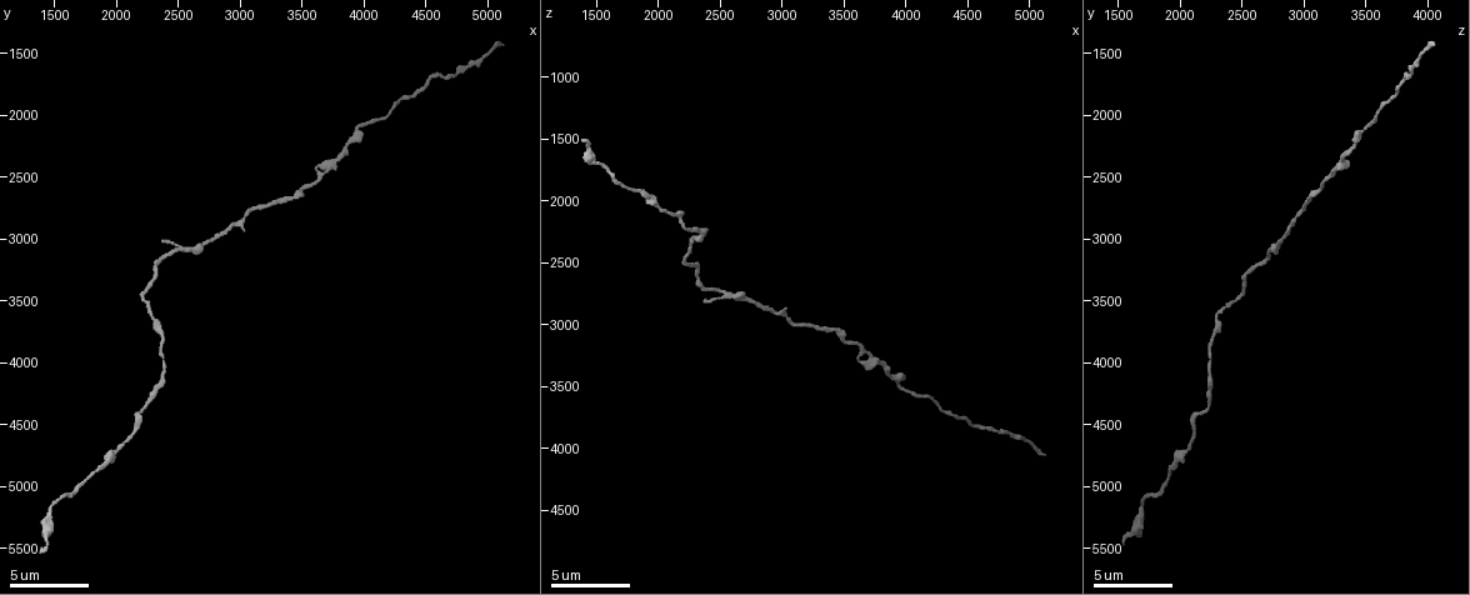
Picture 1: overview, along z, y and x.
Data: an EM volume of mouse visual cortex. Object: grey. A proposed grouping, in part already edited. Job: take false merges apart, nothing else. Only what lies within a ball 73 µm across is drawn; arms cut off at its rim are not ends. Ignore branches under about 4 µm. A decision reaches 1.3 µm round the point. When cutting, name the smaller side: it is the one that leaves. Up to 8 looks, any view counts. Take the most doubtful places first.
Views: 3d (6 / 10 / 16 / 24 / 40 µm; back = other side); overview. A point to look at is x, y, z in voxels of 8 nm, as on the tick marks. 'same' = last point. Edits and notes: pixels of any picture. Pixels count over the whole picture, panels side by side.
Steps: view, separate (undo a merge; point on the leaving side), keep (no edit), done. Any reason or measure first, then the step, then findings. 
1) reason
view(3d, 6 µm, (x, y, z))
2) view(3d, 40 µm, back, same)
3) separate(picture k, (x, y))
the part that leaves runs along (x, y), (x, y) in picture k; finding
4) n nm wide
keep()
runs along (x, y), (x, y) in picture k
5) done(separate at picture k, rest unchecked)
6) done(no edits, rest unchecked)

two arms at a narrow angle
view(3d, 6 µm, (2620, 3080, 2760))

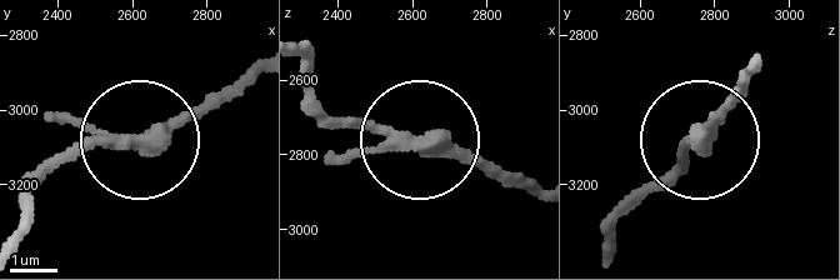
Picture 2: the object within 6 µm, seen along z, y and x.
3 arms
keep()
runs along (701, 139), (749, 60) in picture 2; all the same cell

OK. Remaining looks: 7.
thick turns thin
view(3d, 6 µm, (2380, 4080, 2240))

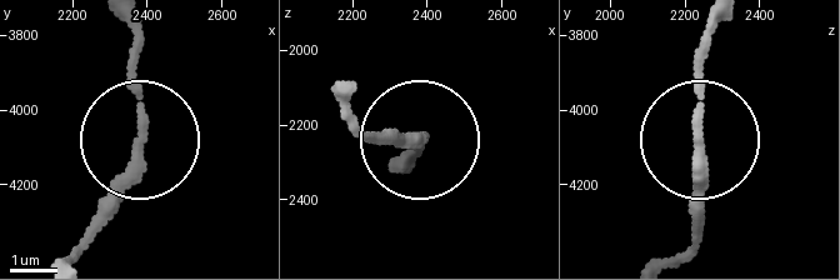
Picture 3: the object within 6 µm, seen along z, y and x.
keep()
runs along (708, 29), (704, 240) in picture 3; one cell here

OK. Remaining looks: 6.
thick turns thin
view(3d, 16 µm, (1460, 5200, 1660))

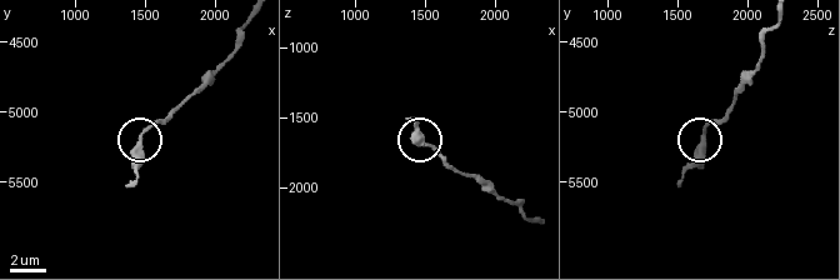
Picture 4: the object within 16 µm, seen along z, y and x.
keep()
one cell here

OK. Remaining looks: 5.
view(3d, 16 µm, (1880, 4840, 1920))

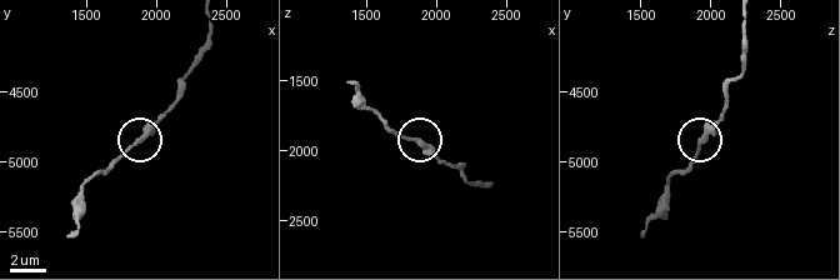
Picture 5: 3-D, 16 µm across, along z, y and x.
keep()
runs along (211, 23), (209, 45), (183, 81), (175, 104), (109, 169) in picture 5; continuous, no second cell

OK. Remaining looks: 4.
done(no edits, rest unchecked)

